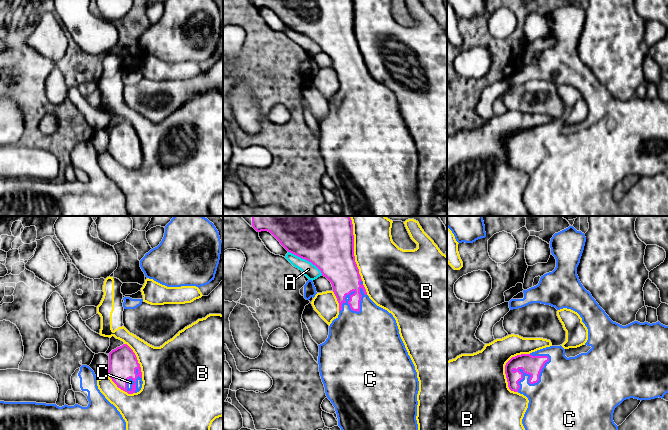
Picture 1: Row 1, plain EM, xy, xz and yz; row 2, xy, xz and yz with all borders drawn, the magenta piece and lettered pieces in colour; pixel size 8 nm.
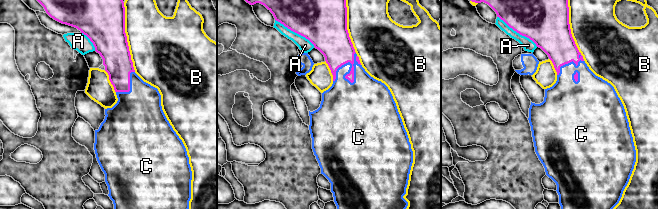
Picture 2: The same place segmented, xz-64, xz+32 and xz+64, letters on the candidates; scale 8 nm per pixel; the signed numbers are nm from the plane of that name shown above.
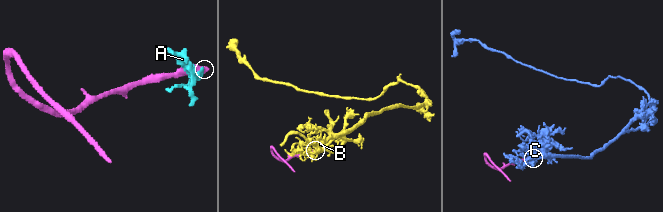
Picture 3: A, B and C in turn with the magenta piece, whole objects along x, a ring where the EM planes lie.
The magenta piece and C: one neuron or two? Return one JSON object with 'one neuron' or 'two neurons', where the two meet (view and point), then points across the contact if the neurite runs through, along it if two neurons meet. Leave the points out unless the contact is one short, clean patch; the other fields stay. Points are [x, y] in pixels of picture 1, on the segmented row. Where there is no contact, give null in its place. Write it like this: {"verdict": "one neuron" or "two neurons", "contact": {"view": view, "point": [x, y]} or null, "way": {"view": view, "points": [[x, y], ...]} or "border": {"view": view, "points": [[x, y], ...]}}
{"verdict": "one neuron", "contact": {"view": "yz", "point": [531, 383]}}

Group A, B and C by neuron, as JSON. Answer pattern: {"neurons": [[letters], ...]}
{"neurons": [["A"], ["B"], ["C"]]}

